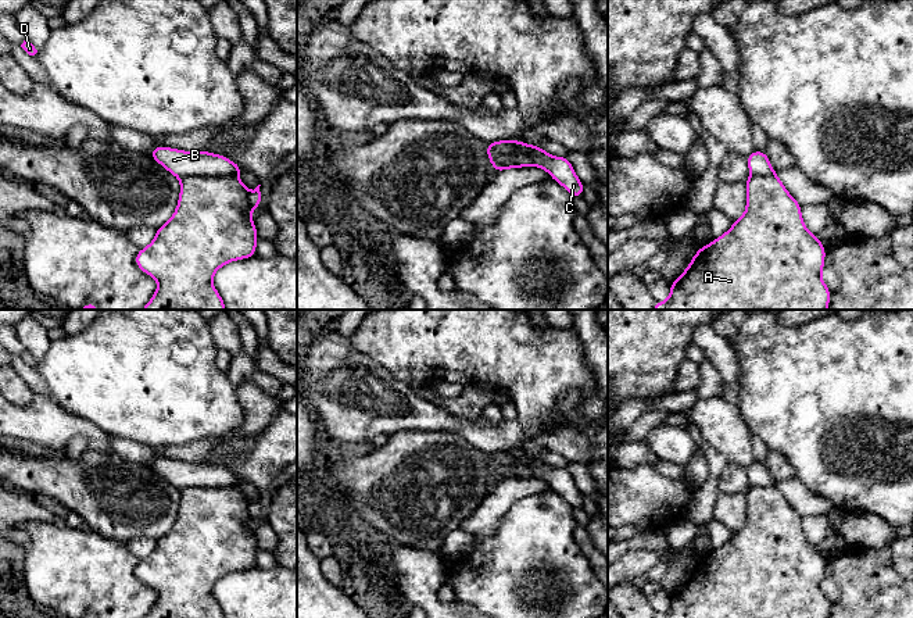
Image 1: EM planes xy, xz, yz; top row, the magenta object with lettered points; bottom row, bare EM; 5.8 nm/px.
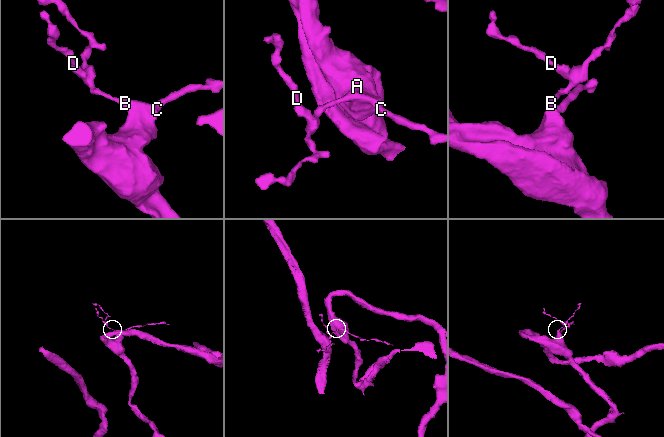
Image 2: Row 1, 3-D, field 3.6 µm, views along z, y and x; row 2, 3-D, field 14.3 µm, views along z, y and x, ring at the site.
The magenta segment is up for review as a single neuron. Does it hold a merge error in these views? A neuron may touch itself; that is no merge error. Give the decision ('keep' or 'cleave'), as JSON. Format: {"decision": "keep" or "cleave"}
{"decision": "cleave"}

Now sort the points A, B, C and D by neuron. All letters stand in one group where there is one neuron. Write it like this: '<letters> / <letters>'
A / B C D

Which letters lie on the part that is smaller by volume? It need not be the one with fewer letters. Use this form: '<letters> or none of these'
B, C, D

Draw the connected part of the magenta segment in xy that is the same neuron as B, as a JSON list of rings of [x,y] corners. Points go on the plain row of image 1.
[[[158,457],[148,465],[178,490],[186,487],[236,487],[244,482],[225,467],[203,462],[183,462]]]

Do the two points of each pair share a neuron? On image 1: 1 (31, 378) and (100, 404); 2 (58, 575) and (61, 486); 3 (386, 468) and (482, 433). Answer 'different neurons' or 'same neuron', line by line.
1: different neurons
2: different neurons
3: different neurons

